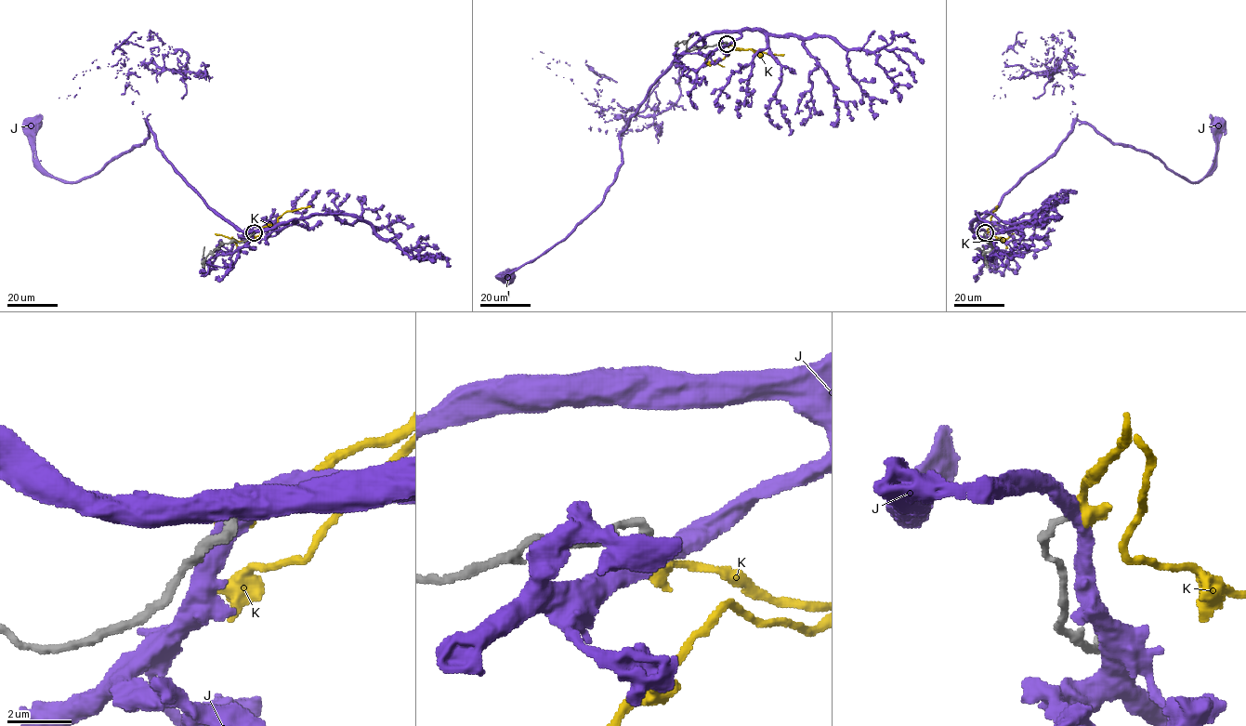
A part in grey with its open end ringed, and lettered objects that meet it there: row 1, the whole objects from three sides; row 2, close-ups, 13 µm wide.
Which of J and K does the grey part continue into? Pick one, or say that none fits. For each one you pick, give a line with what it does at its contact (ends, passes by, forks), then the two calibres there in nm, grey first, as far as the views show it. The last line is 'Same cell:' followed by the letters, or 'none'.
K: it passes by; 240 nm thick on the grey side, 400 nm on the other
Same cell: K

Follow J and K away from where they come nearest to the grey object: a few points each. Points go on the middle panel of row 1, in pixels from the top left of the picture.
J: (727, 44), (741, 35), (712, 32), (676, 59), (619, 136), (622, 164), (604, 199), (564, 239), (507, 276)
K: (727, 44), (741, 49), (733, 48), (723, 59), (708, 61), (688, 72)

